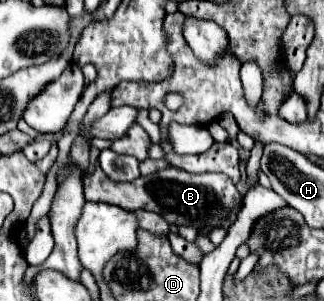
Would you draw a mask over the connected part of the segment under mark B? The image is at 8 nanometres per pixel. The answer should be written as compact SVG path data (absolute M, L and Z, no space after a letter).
M96 167L94 173L86 173L82 181L84 181L86 201L104 201L110 205L118 205L126 211L138 211L138 209L154 211L162 215L170 225L176 225L176 227L190 225L198 231L220 227L230 217L230 213L242 207L242 195L238 193L232 179L222 173L194 175L182 169L168 167L150 177L138 177L132 183L114 183L104 175L100 167Z

